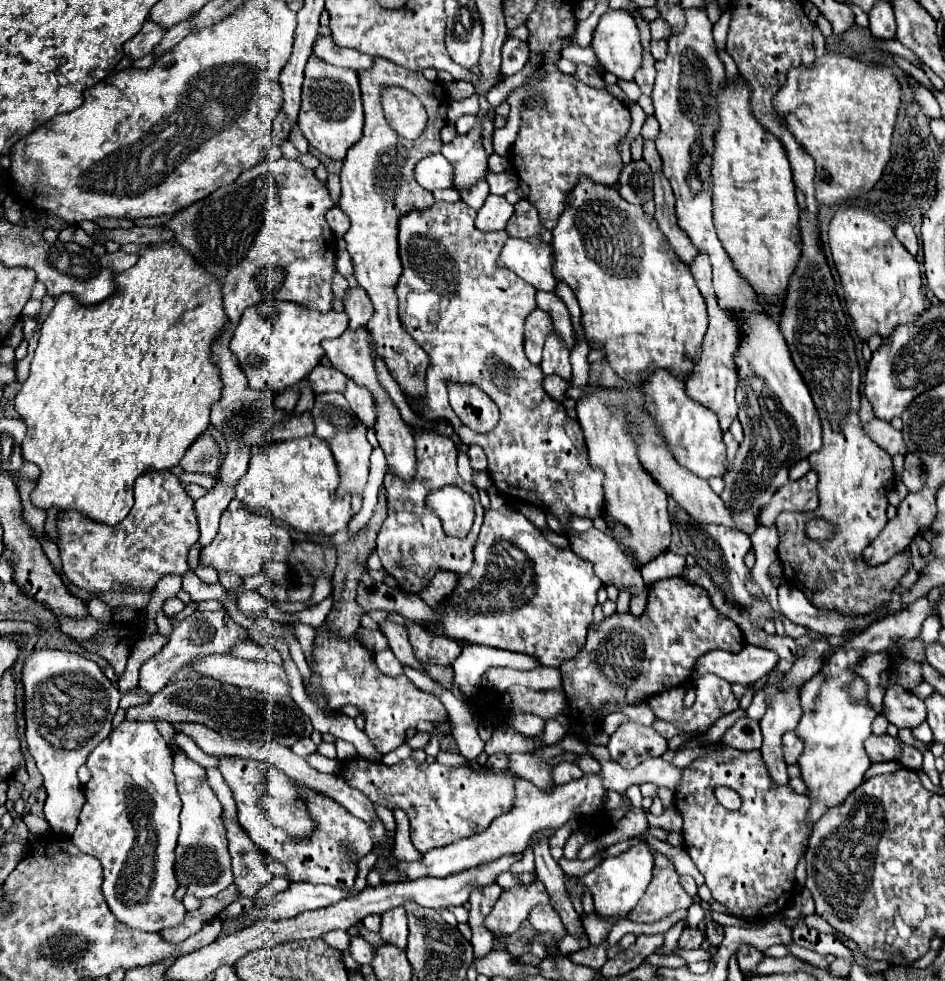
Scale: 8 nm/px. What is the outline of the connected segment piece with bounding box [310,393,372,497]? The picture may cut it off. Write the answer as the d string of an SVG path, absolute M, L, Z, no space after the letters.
M322 393L316 395L314 407L312 407L312 419L314 419L314 435L324 439L336 459L338 473L340 473L340 487L338 495L358 491L362 495L366 481L368 481L368 469L370 469L370 453L372 447L366 439L366 427L352 415L348 415L348 401L340 393Z

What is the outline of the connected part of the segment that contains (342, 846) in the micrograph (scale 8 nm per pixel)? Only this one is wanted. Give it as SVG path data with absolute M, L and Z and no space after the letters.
M220 757L220 773L224 775L226 783L230 785L236 805L238 805L238 821L242 829L248 833L248 837L256 843L258 849L268 851L278 863L282 863L288 871L290 881L296 883L322 883L322 885L332 885L340 889L352 889L354 877L356 877L356 863L350 863L350 851L356 855L356 859L362 859L366 853L372 851L372 835L370 835L370 825L364 825L364 821L352 817L342 805L332 801L330 797L310 793L310 815L318 821L316 833L304 841L304 843L292 843L290 837L268 823L264 817L258 801L264 793L264 773L272 765L252 761L252 759L238 759L238 757Z

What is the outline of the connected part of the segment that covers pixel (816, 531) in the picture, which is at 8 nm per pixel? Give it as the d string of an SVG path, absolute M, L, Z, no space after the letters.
M810 519L806 533L810 539L826 539L828 535L832 535L832 527L824 519Z

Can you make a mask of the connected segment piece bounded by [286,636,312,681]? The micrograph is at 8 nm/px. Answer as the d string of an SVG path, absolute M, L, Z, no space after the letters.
M286 636L286 639L289 644L289 651L292 660L297 665L303 679L309 681L312 676L312 671L310 670L306 658L301 650L300 643L297 639L294 639L290 636Z

